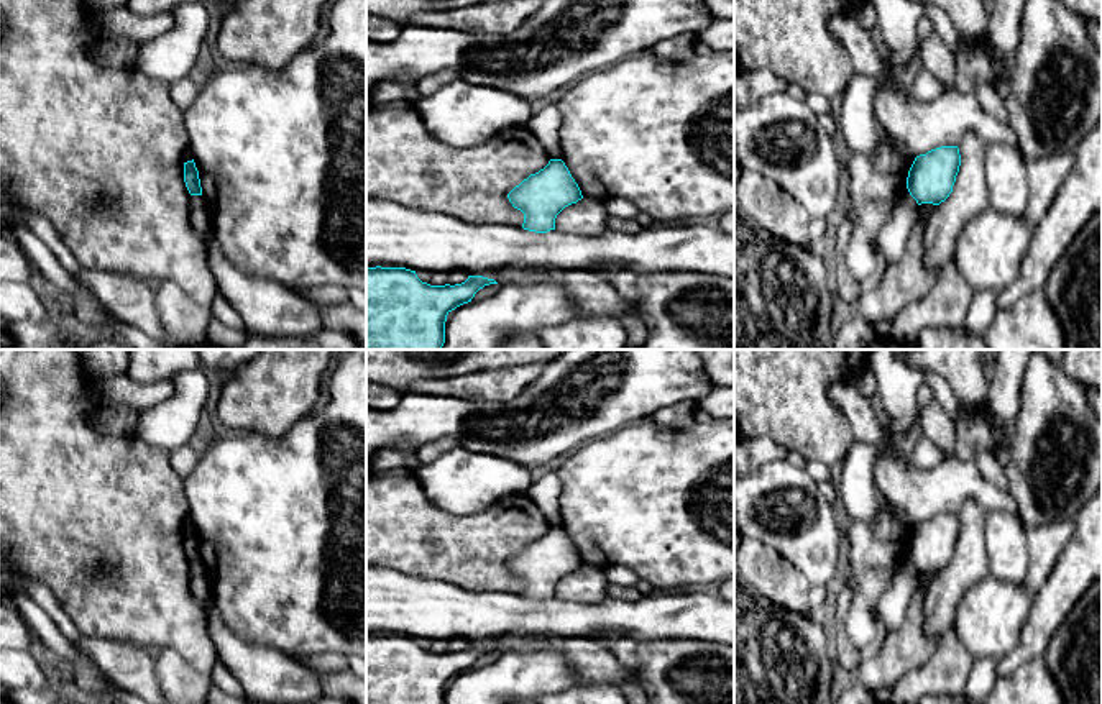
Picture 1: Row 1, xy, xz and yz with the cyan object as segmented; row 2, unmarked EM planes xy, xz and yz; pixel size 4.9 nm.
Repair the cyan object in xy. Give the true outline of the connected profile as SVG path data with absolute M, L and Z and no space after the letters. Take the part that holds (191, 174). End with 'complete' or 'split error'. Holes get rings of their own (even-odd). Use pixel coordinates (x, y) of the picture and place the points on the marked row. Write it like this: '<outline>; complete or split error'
M194 159L184 162L184 182L191 195L202 195L199 171Z; complete

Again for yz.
M941 146L916 156L907 177L910 195L918 205L939 205L953 192L959 166L957 146Z; complete

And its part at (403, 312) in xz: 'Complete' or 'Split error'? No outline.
Complete

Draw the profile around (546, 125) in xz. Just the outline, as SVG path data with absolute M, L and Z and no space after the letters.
M550 103L539 113L534 113L524 126L530 131L547 149L550 159L562 158L560 128L563 123L562 112L557 103Z

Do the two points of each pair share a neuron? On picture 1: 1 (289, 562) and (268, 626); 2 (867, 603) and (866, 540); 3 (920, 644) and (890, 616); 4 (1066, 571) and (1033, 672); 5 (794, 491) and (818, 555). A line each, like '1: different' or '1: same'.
1: same
2: same
3: different
4: different
5: same

